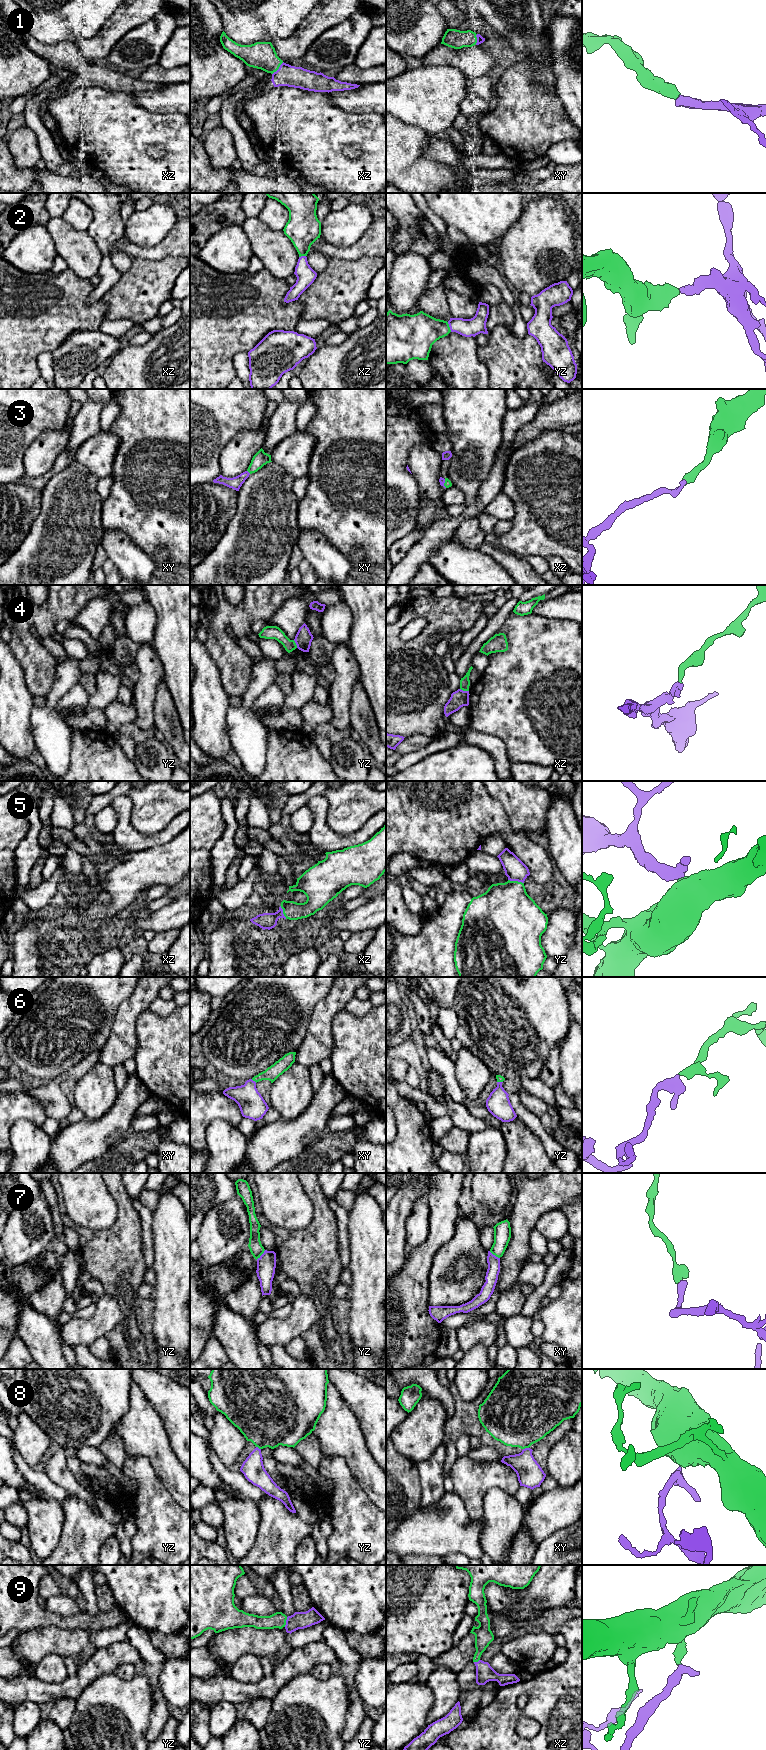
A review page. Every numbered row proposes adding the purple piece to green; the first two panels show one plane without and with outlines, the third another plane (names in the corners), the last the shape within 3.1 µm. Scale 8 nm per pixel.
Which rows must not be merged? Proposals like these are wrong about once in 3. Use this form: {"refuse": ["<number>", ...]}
{"refuse": ["4", "7", "8"]}

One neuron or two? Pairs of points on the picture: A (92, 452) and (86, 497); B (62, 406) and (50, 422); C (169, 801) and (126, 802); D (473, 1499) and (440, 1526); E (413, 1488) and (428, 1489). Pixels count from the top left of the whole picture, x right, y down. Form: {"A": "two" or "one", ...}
{"A": "two", "B": "one", "C": "two", "D": "two", "E": "two"}

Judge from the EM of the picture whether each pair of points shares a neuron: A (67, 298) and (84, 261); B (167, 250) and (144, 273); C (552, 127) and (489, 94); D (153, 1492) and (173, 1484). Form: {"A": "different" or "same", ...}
{"A": "different", "B": "different", "C": "different", "D": "different"}

